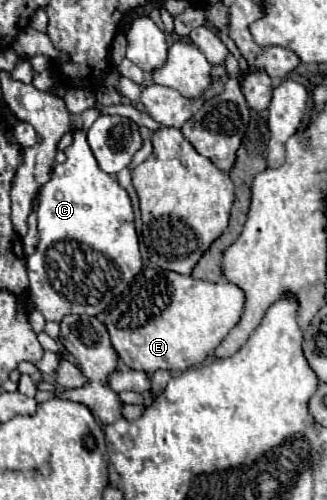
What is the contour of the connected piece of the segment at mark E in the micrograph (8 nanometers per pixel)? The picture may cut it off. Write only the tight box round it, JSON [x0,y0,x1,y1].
[105,267,243,373]

